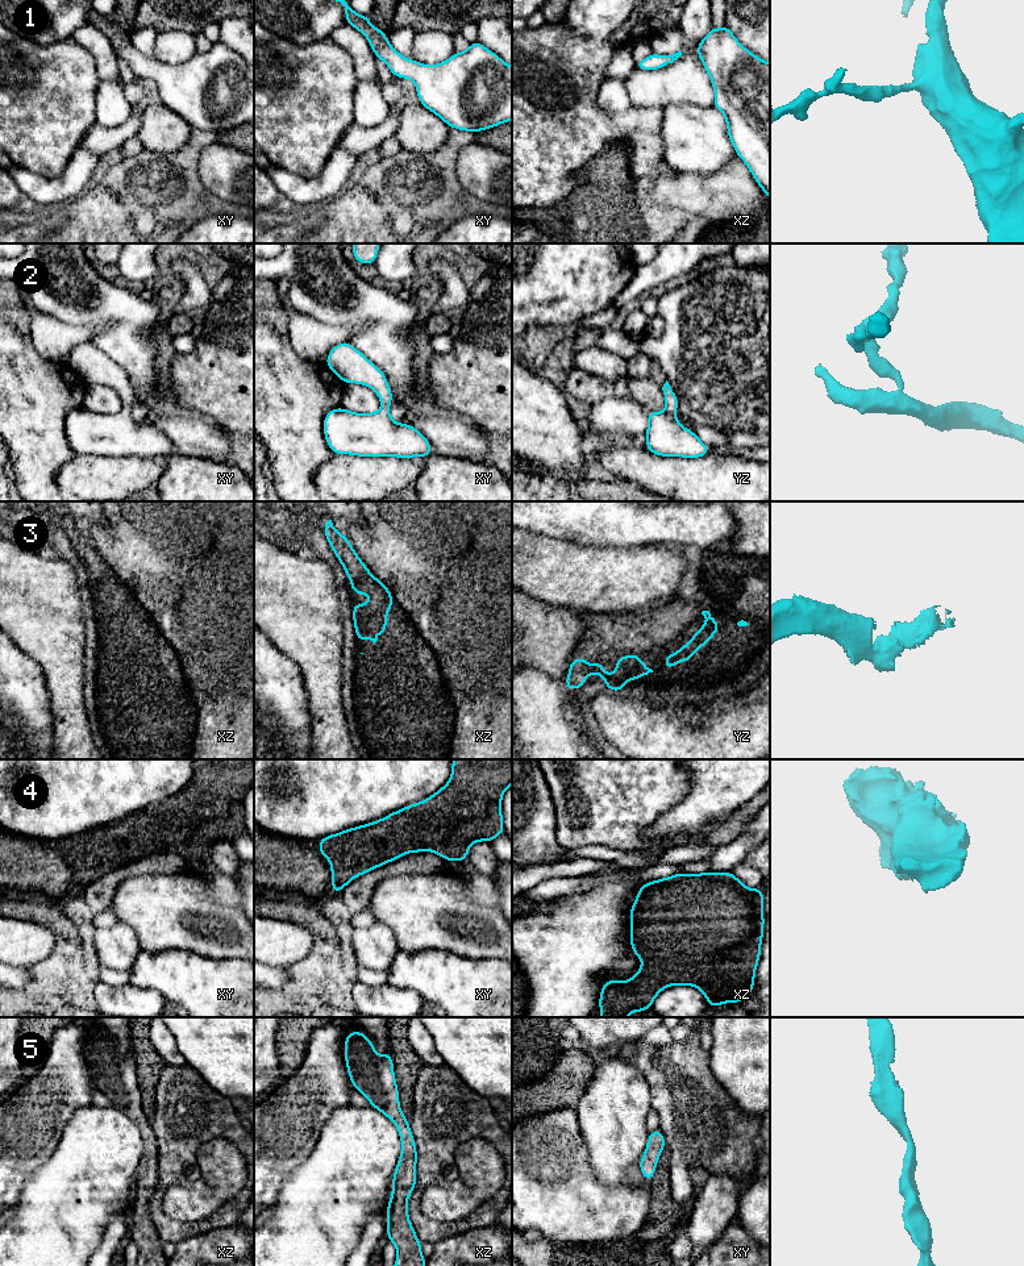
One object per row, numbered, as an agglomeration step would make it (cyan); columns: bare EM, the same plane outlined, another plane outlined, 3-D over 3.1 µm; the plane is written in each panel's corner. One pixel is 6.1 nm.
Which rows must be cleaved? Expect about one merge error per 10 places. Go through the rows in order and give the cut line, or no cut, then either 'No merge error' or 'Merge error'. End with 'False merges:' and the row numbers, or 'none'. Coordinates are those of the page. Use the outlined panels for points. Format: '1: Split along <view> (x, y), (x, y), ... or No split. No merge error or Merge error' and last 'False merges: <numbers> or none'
1: No split. No merge error
2: No split. No merge error
3: No split. No merge error
4: No split. No merge error
5: No split. No merge error
False merges: none

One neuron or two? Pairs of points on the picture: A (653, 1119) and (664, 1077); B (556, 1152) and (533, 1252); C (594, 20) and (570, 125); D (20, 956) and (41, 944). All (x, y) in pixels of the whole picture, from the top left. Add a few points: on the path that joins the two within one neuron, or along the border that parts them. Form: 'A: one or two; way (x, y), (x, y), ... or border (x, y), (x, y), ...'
A: two; border (652, 1107), (658, 1116), (660, 1128)
B: two; border (542, 1236), (552, 1244)
C: one; way (581, 46), (579, 99)
D: one; way (25, 950), (32, 944), (36, 944)

